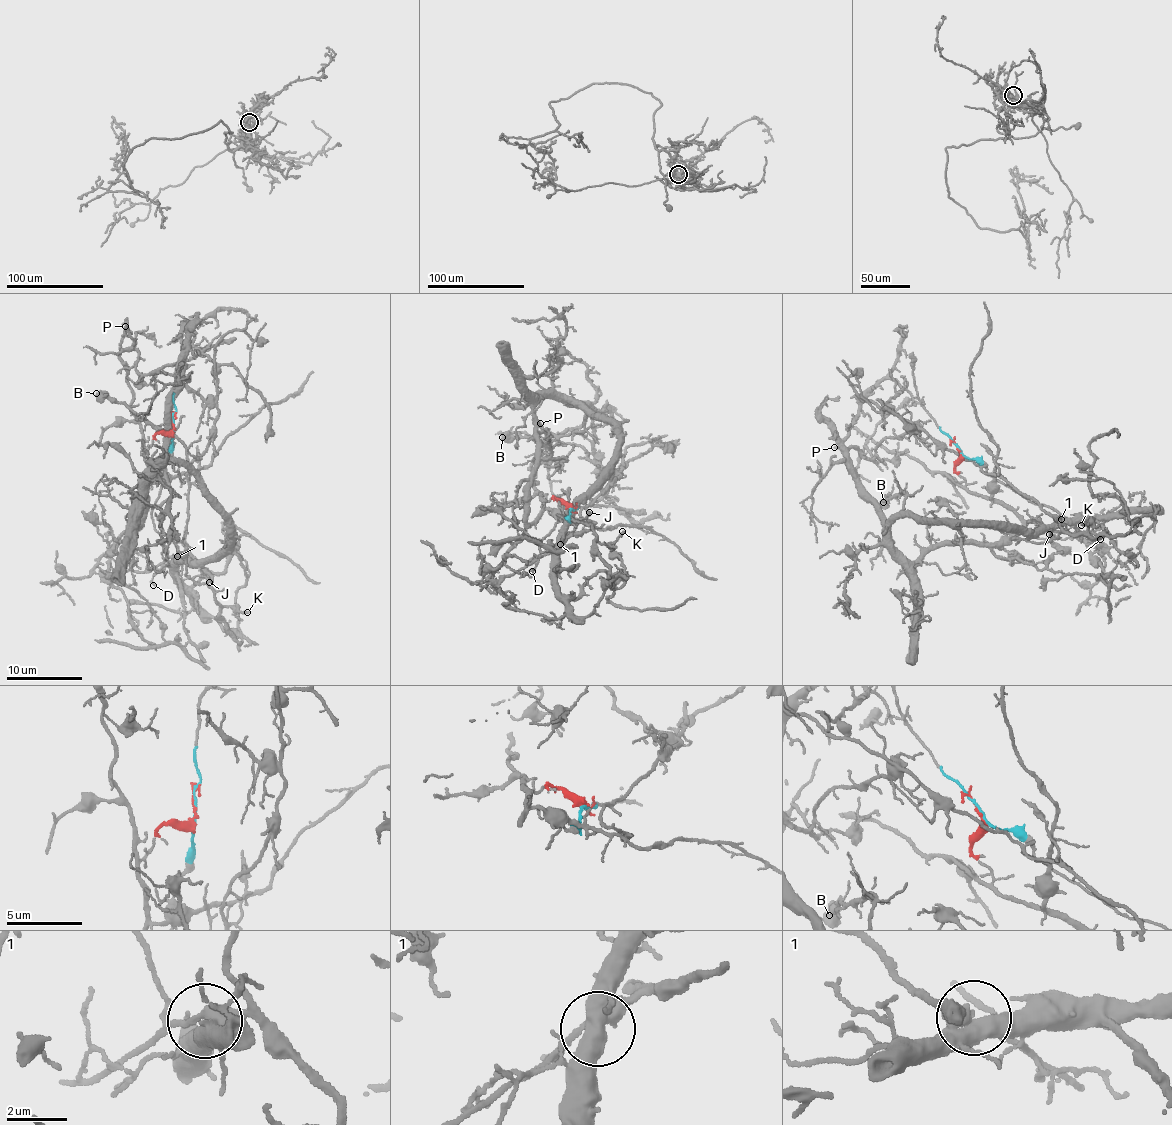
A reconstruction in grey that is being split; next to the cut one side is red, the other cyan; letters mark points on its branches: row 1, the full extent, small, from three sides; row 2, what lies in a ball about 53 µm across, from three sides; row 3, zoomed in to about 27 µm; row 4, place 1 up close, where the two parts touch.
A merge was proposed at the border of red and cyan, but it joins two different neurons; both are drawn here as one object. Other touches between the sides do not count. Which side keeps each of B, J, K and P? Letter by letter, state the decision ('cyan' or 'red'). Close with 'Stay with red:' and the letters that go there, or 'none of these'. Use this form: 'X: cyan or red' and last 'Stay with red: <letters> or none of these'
B: red
J: cyan
K: cyan
P: red
Stay with red: B, P

